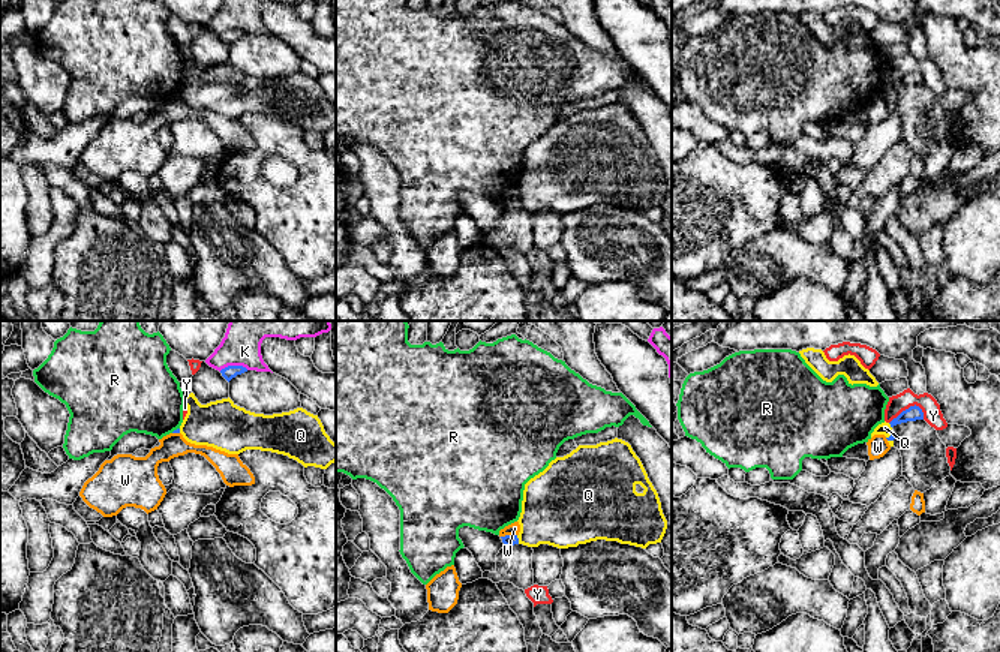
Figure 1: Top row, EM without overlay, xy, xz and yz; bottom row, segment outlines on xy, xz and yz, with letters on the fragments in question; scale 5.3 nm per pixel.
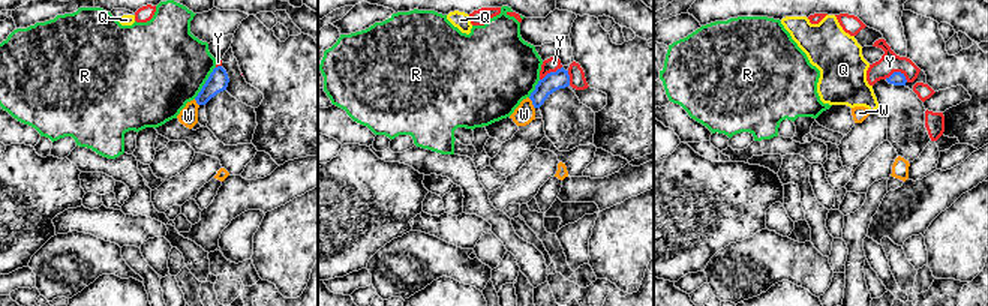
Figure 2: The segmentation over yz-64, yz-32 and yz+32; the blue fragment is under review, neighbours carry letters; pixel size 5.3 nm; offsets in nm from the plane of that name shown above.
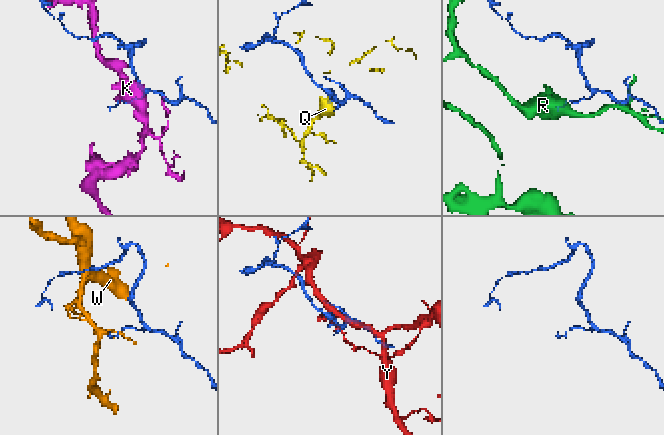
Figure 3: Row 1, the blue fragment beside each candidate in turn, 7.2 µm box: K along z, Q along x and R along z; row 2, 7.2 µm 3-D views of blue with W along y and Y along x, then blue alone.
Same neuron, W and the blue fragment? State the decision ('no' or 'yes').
no

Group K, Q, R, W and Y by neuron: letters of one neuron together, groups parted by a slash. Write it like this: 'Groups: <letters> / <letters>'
Groups: K / Q / R / W / Y

